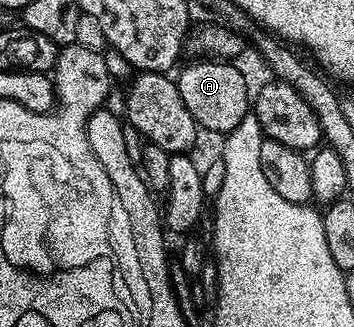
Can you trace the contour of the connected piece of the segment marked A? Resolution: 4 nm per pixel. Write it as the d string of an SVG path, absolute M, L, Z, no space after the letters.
M198 60L194 66L188 66L178 77L180 95L190 108L197 127L201 131L213 130L219 136L226 136L243 118L250 113L250 90L242 71L228 60Z

